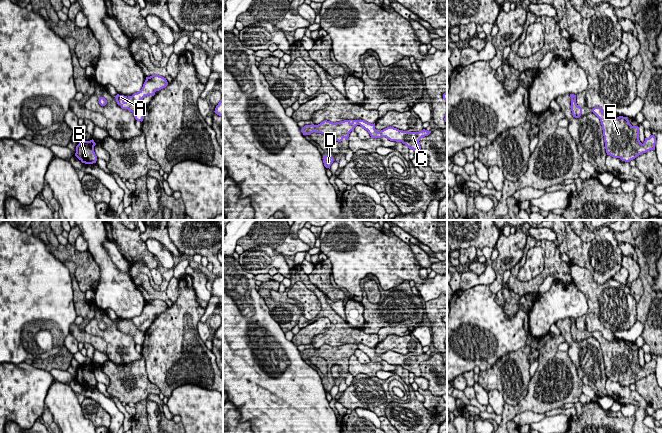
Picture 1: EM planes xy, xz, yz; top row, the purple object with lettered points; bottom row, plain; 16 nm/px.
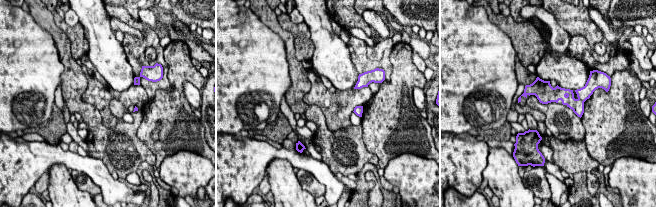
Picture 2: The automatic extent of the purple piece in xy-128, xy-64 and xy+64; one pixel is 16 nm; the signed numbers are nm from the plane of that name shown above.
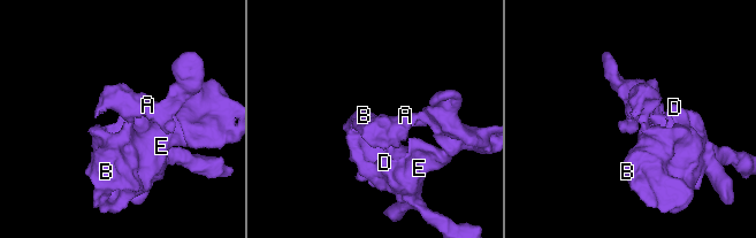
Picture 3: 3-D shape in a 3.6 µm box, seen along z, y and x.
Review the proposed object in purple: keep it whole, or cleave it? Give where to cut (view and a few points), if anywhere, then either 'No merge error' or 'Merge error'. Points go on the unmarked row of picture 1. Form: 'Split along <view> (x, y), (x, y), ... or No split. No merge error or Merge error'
Split along xy (131, 320), (136, 327). Merge error

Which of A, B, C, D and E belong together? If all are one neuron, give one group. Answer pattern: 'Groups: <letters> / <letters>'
Groups: A B D E / C

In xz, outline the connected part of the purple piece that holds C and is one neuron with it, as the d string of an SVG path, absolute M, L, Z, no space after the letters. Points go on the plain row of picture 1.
M358 344L358 349L368 355L371 362L386 361L390 365L402 366L409 373L413 373L416 377L421 377L421 370L419 365L422 361L428 360L431 355L423 353L419 356L402 355L394 351L387 351L381 355L375 353L375 347L371 348L364 344Z

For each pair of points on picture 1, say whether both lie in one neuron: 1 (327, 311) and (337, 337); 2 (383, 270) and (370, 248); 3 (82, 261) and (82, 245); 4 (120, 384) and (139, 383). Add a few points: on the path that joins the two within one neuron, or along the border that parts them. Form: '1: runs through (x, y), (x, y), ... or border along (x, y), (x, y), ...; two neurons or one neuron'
1: runs through (333, 317), (334, 331); one neuron
2: runs through (383, 265), (383, 262), (374, 253); one neuron
3: border along (74, 247), (79, 251), (87, 250); two neurons
4: runs through (125, 383), (134, 383); one neuron

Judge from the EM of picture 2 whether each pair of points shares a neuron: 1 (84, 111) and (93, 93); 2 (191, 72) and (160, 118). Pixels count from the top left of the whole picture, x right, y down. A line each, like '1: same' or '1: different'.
1: different
2: same

